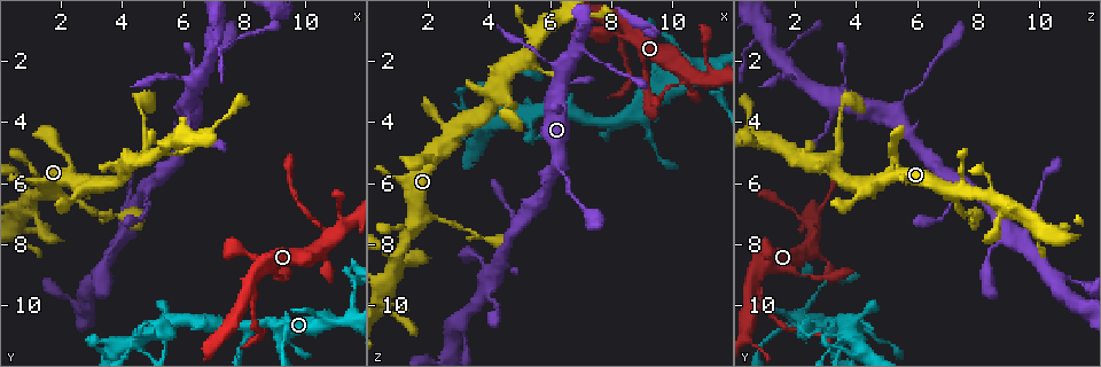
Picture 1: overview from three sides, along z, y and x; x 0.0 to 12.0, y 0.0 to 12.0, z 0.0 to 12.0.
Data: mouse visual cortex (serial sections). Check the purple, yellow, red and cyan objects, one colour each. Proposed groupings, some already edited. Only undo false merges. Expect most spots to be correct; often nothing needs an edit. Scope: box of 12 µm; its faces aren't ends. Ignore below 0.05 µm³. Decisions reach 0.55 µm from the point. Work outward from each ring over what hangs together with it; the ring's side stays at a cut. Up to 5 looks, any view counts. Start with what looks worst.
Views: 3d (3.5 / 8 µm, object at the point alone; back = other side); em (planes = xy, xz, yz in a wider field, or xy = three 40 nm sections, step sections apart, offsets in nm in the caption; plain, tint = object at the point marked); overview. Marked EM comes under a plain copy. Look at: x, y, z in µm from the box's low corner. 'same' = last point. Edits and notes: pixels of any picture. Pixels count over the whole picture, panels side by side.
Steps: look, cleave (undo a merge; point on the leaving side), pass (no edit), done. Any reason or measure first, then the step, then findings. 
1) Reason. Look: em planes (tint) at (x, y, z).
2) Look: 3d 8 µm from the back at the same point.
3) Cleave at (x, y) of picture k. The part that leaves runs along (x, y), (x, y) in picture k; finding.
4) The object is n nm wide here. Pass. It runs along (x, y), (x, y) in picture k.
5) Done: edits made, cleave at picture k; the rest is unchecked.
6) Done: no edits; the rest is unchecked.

Four or more arms meet. Look: 3d 3.5 µm at (4.9, 10.9, 3.8).

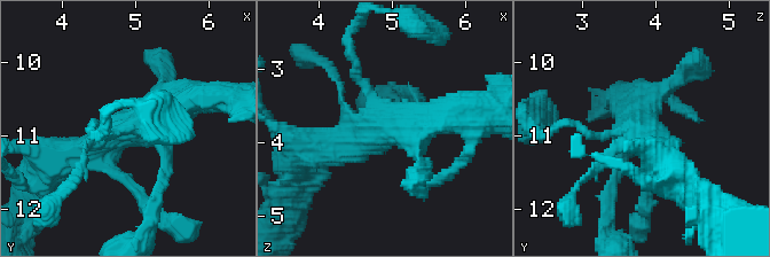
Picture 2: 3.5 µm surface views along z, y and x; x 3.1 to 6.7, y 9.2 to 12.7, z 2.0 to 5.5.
Shape alone is not enough. Look: em xy step 1 (tint) at (5.00, 10.85, 3.70).

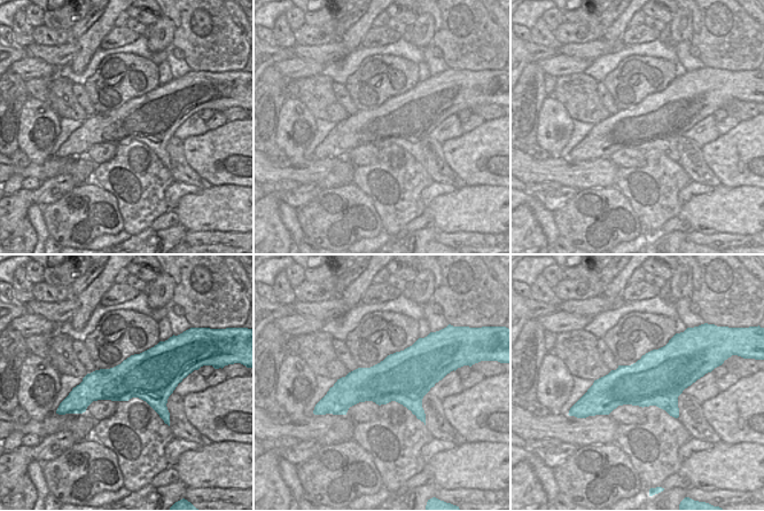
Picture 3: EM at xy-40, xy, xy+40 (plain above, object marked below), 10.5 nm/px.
Pass. One cell here.

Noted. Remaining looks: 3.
Three arms meet. Look: em xy step 3 (tint) at (4.4, 5.1, 2.9).

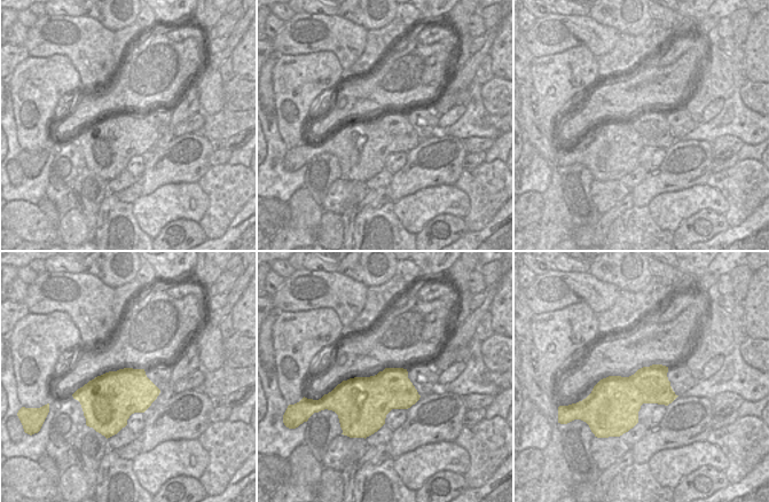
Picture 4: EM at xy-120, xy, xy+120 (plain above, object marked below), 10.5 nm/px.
See where the arms go. Look: 3d 3.5 µm from the back at the same point.

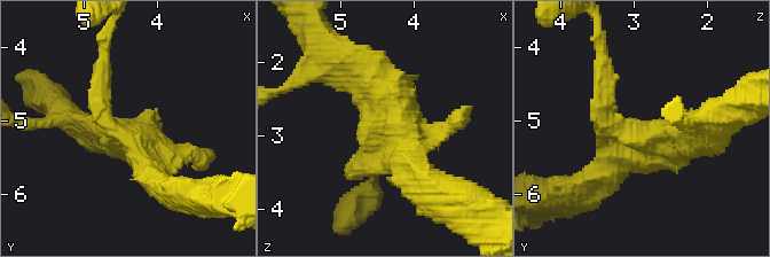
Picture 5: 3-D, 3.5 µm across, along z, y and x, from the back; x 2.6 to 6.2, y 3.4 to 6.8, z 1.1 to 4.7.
The object is 460 nm wide here. Pass. It runs along (421, 178), (395, 101), (356, 63) in picture 5; continuous, no second cell.

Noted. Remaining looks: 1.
Done: no edits; the rest is unchecked.

